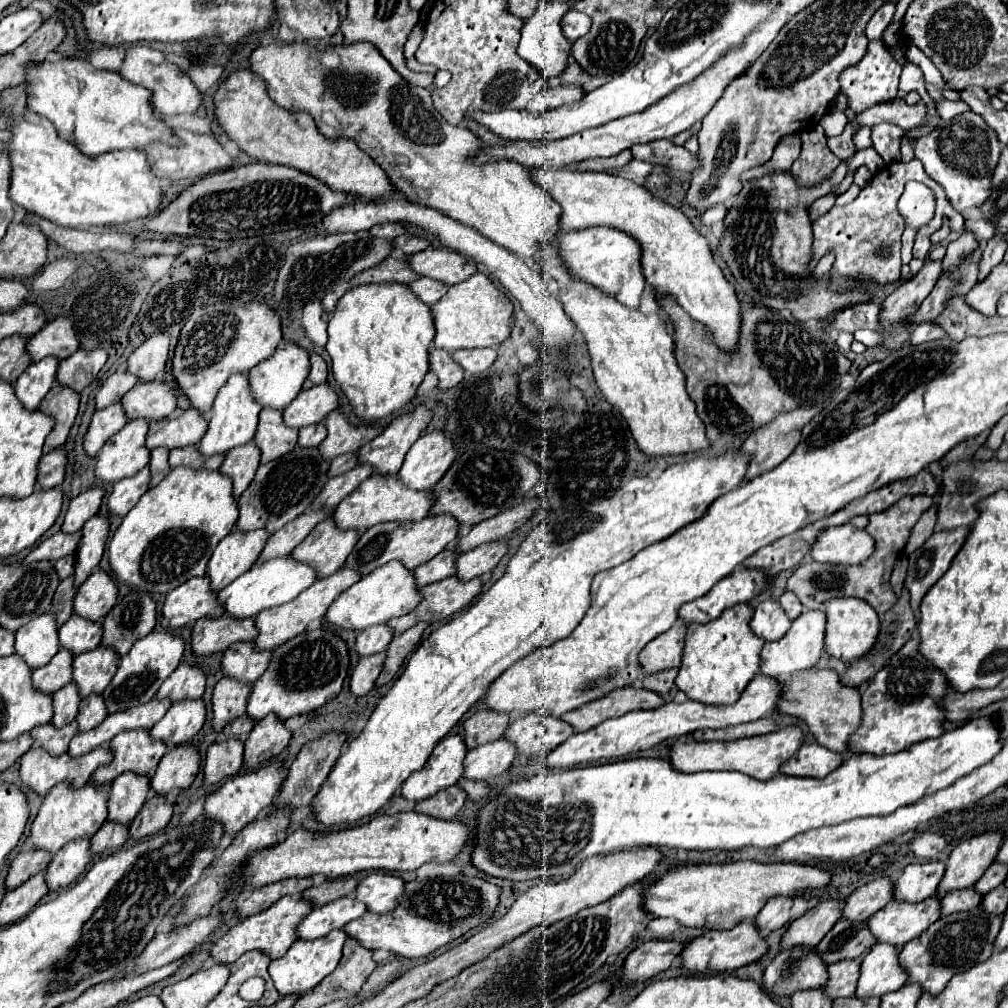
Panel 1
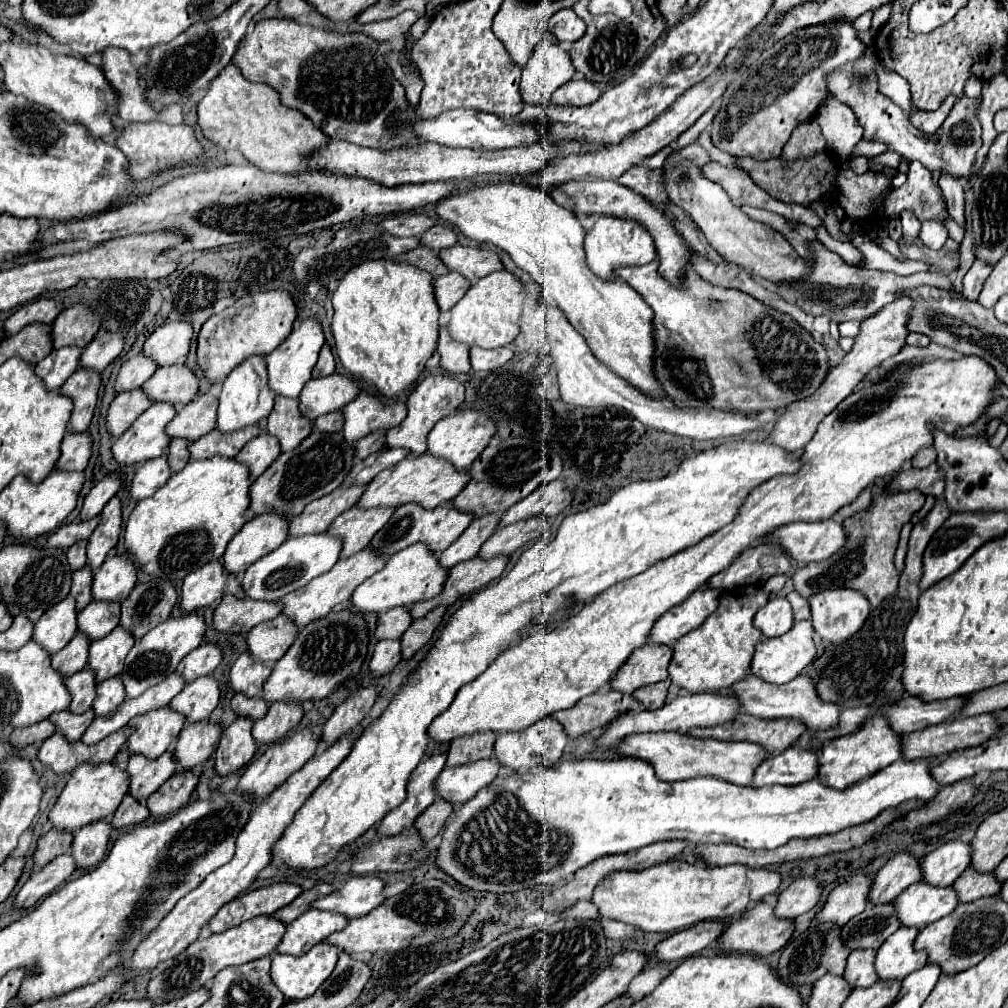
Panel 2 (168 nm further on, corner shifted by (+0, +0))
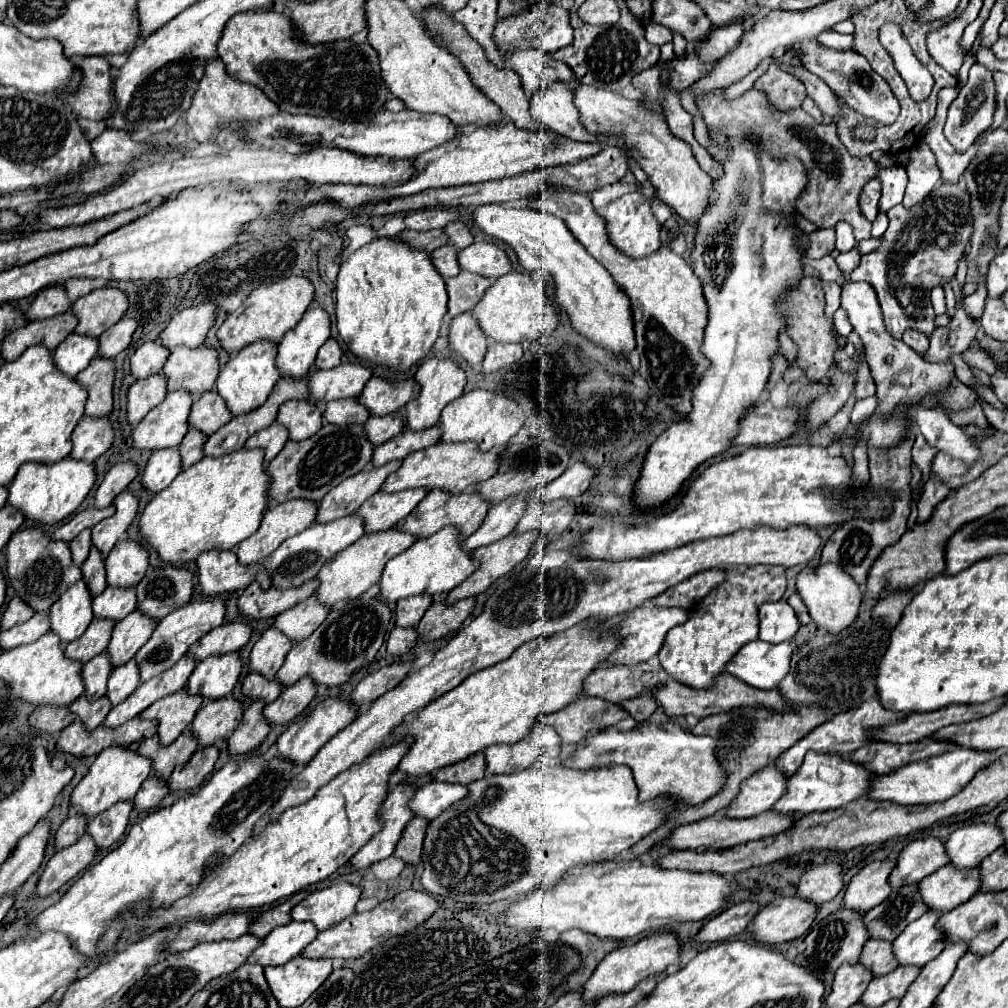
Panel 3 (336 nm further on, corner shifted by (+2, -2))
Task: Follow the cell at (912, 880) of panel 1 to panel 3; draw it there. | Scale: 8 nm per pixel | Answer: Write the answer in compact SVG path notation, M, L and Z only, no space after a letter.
M994 824L964 826L952 832L944 846L950 864L958 870L968 870L976 868L980 860L984 860L998 846L1002 846L1002 836Z

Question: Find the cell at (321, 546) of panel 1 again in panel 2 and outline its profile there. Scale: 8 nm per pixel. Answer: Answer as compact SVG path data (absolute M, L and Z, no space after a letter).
M354 506L340 514L328 528L330 534L340 536L344 540L340 558L348 558L358 550L366 548L370 544L370 538L374 538L374 534L382 530L382 526L390 520L390 514L394 514L394 510L396 508L392 506L374 510L360 510Z

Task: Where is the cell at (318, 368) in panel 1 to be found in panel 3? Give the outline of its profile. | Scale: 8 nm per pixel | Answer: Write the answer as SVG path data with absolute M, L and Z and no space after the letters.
M328 340L320 350L318 350L318 358L316 358L316 368L318 370L330 370L334 366L340 364L342 358L342 350L338 346L336 340Z

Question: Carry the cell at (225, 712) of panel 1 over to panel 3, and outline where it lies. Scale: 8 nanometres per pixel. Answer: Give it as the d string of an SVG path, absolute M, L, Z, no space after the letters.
M272 628L266 630L250 652L248 658L250 672L274 680L274 674L280 670L290 648L292 646L288 644L288 640L284 640L284 636L280 636L280 632L272 632Z

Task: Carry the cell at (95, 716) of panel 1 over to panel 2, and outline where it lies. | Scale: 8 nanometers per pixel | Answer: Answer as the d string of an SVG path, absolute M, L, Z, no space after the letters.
M108 678L106 682L98 684L98 694L92 704L96 716L108 716L112 710L116 710L126 698L126 690L122 690L122 678Z

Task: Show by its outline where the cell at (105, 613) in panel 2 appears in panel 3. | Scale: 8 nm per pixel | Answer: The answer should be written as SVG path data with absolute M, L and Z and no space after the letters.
M106 588L100 596L92 600L94 618L122 620L136 608L136 590L134 588Z

